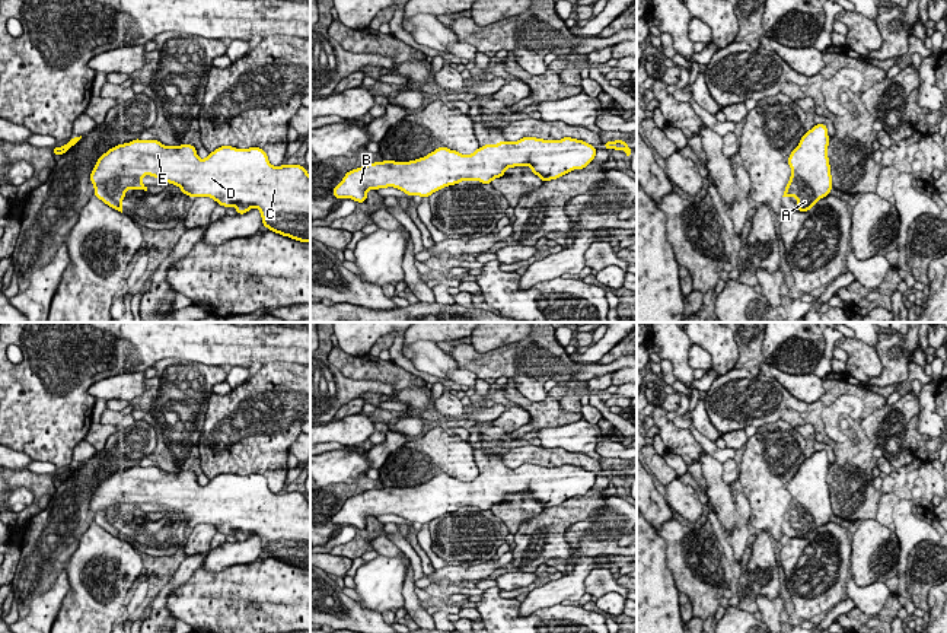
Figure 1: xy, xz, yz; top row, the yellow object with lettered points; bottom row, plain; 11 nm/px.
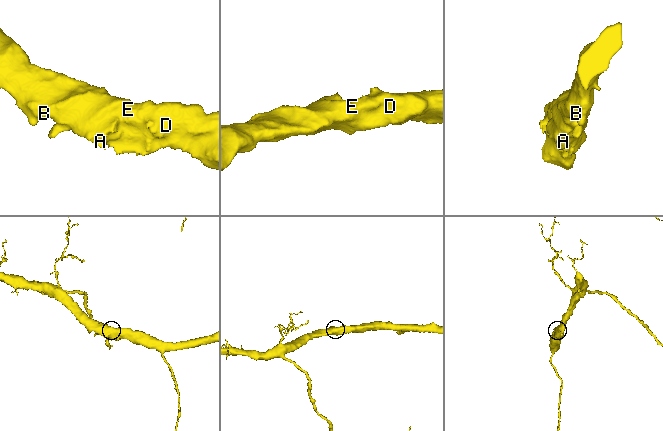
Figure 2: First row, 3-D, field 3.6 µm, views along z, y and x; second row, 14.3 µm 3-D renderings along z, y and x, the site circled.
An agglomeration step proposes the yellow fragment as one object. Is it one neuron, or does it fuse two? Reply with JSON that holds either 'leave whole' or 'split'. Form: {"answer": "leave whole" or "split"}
{"answer": "leave whole"}

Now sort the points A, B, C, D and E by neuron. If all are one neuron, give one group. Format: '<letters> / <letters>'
A B C D E

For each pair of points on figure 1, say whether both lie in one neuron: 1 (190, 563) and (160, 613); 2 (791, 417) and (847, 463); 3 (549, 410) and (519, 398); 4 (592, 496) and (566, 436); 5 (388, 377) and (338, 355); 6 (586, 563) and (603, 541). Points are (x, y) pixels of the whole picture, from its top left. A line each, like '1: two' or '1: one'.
1: one
2: one
3: one
4: two
5: one
6: two

